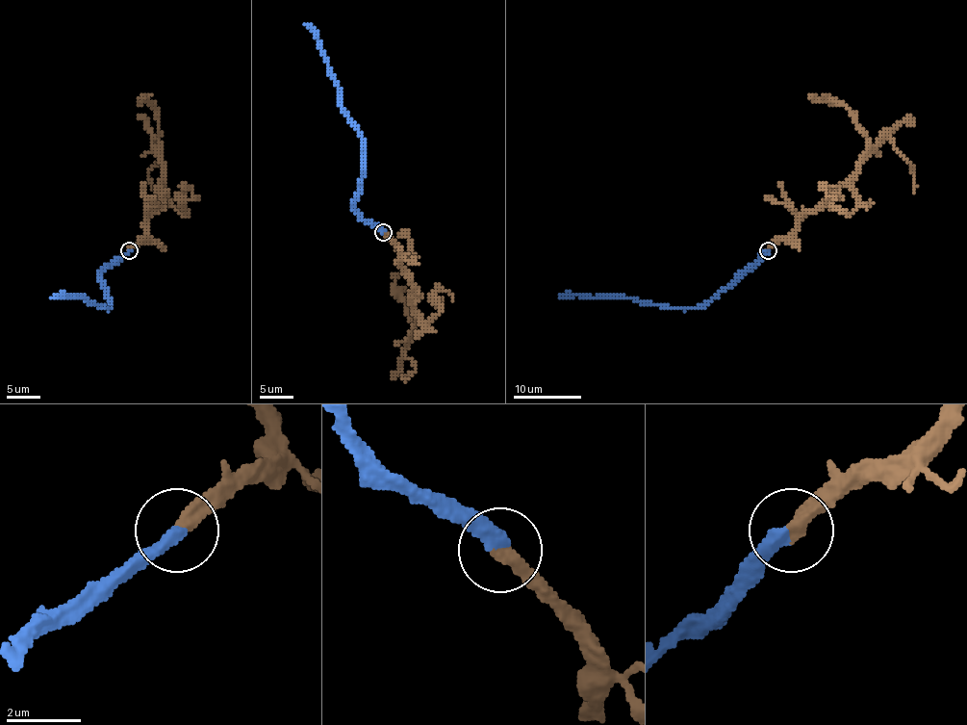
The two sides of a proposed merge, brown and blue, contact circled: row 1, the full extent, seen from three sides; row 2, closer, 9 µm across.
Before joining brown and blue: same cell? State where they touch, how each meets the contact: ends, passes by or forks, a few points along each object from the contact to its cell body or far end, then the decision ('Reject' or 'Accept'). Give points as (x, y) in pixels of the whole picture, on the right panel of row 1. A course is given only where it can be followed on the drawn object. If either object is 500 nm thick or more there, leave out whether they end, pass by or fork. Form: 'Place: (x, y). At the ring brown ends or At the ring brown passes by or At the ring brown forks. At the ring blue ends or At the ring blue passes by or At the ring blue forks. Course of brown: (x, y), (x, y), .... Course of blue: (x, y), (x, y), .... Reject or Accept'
Place: (768, 250). At the ring brown ends. At the ring blue ends. Course of brown: (768, 249), (846, 184), (861, 162), (884, 138), (891, 140), (913, 171), (913, 192). Course of blue: (768, 249), (730, 285), (696, 308), (672, 308), (616, 297), (572, 295), (558, 298). Accept

